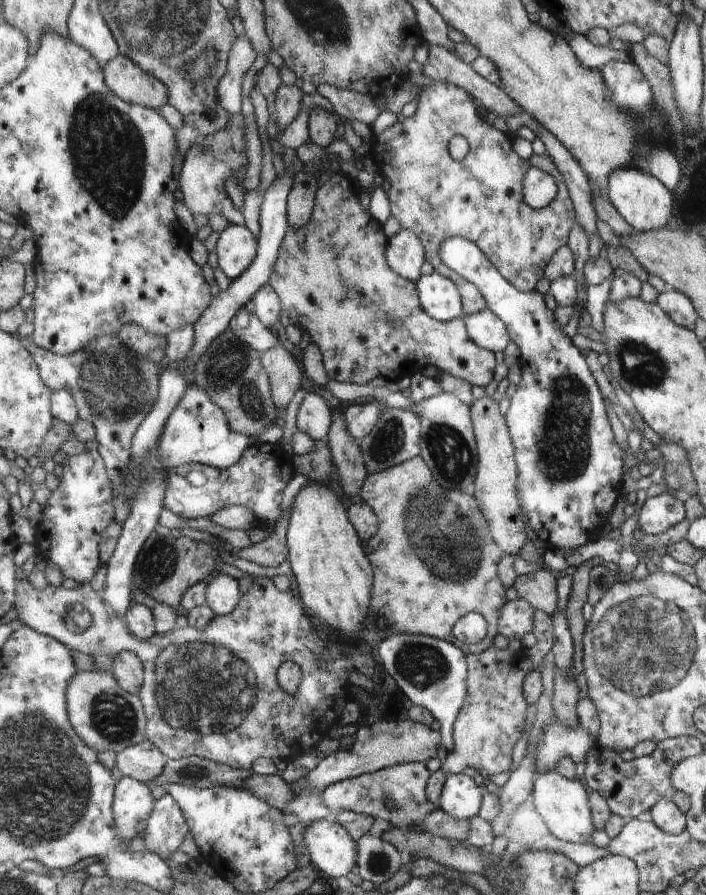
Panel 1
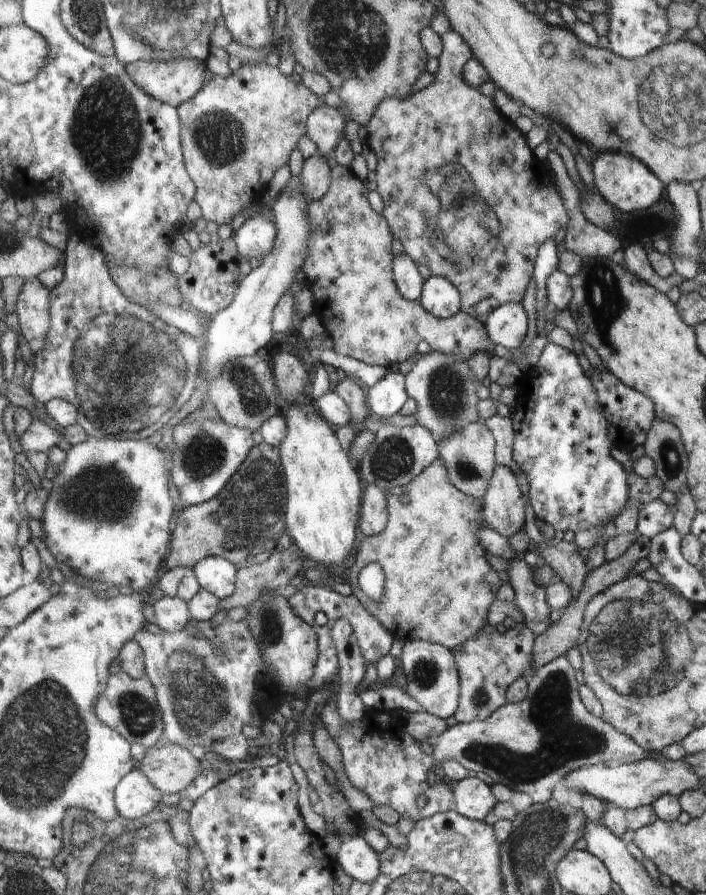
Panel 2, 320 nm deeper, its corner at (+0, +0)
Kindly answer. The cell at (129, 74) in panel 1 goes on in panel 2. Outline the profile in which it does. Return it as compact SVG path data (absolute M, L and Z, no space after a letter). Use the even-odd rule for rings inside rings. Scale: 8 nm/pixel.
M194 57L179 58L176 61L138 61L127 65L127 69L138 86L141 86L148 94L155 96L159 101L177 107L201 93L205 87L204 84L207 84L206 74L210 71L206 60Z

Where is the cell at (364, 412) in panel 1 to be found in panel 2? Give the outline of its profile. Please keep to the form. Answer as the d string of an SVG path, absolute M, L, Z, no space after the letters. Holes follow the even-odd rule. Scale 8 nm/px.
M393 371L387 372L367 393L370 413L383 419L400 412L409 397L405 389L405 376Z

